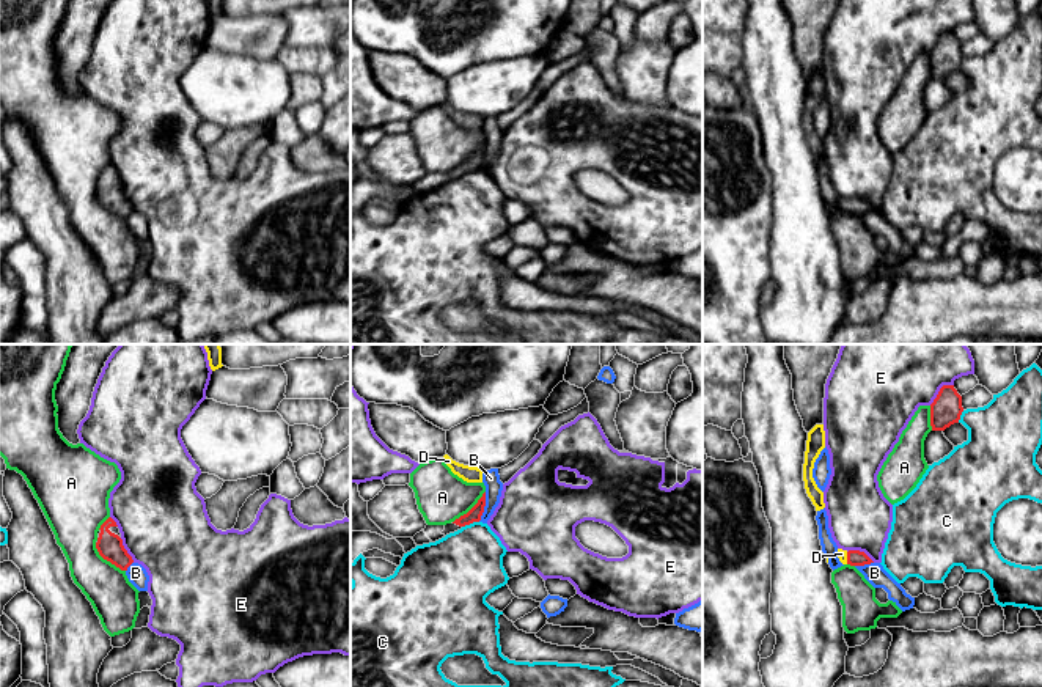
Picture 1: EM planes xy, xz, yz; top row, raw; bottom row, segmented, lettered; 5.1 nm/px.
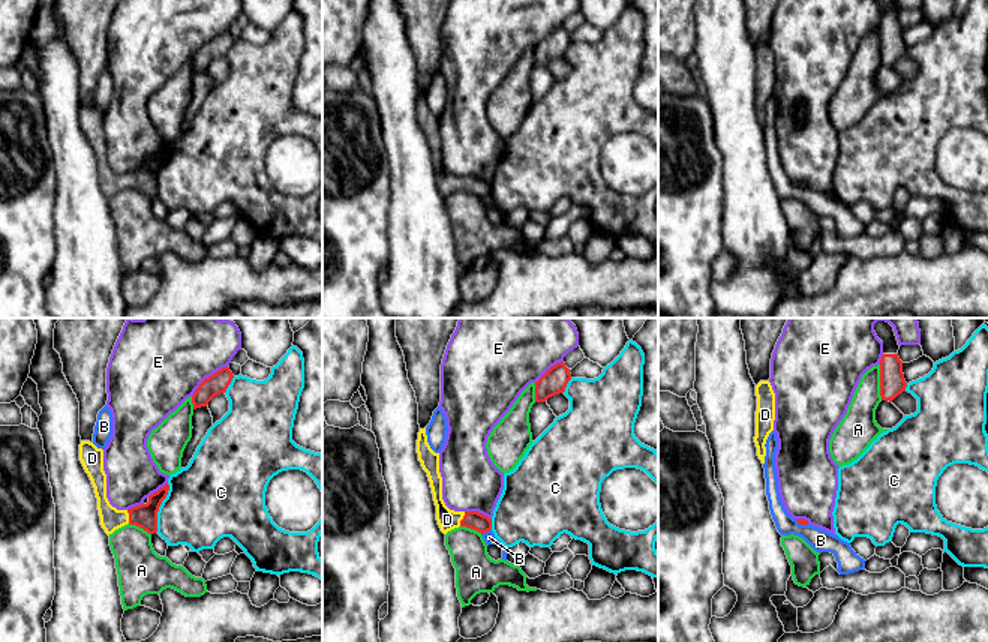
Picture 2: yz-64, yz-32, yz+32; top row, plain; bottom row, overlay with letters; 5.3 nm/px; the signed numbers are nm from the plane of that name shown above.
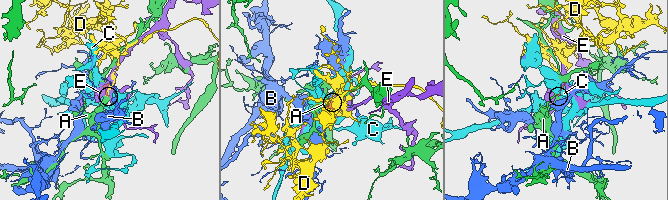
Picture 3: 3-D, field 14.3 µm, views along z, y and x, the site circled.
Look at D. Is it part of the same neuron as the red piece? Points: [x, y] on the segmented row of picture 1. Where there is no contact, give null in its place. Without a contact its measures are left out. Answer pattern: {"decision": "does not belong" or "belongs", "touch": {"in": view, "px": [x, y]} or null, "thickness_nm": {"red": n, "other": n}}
{"decision": "belongs", "touch": {"in": "yz", "px": [847, 558]}, "thickness_nm": {"red": 80, "other": 50}}

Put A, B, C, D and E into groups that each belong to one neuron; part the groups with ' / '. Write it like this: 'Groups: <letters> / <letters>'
Groups: A / B / C / D / E

